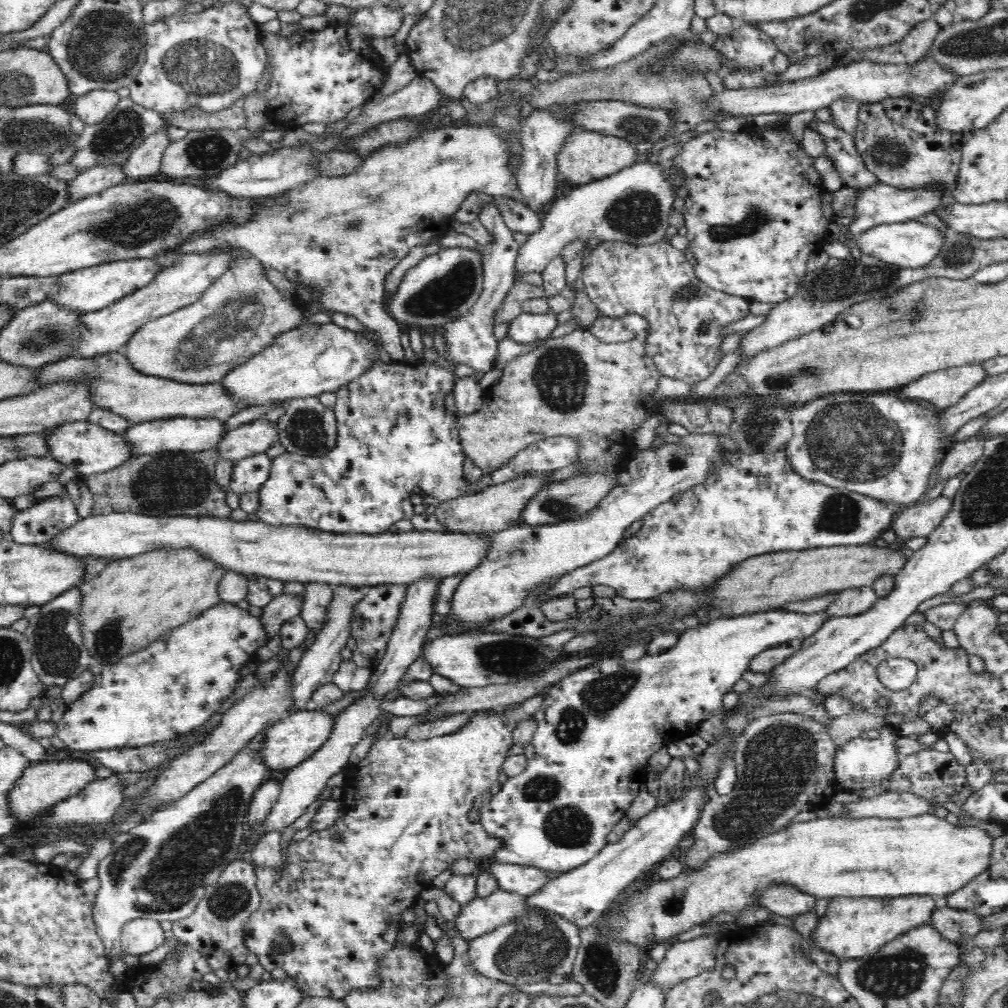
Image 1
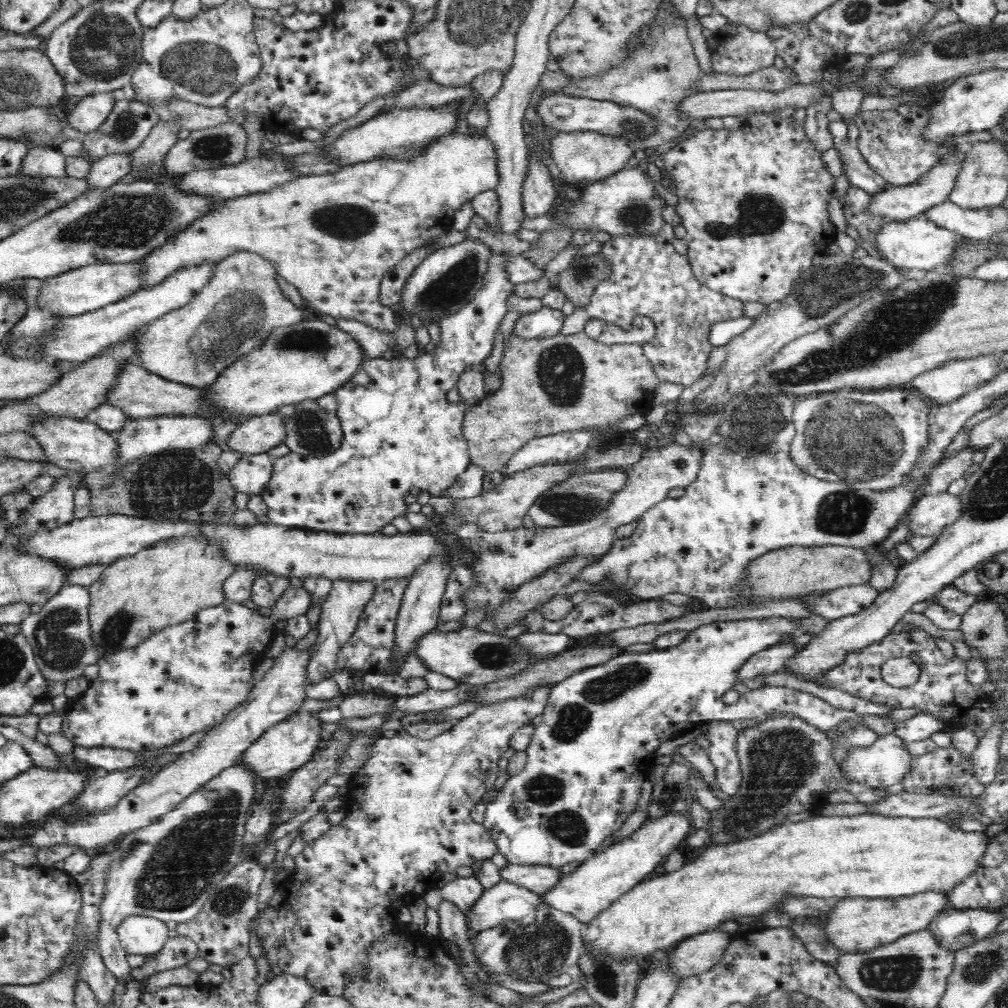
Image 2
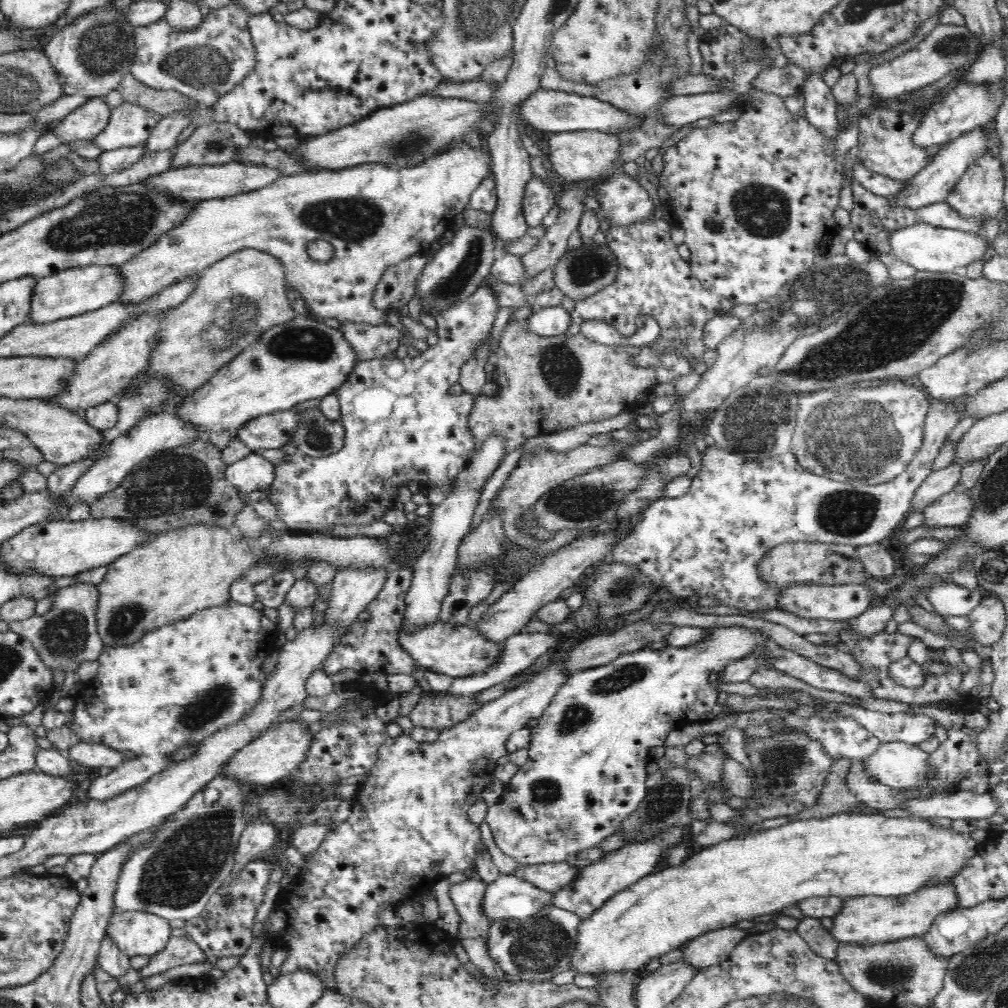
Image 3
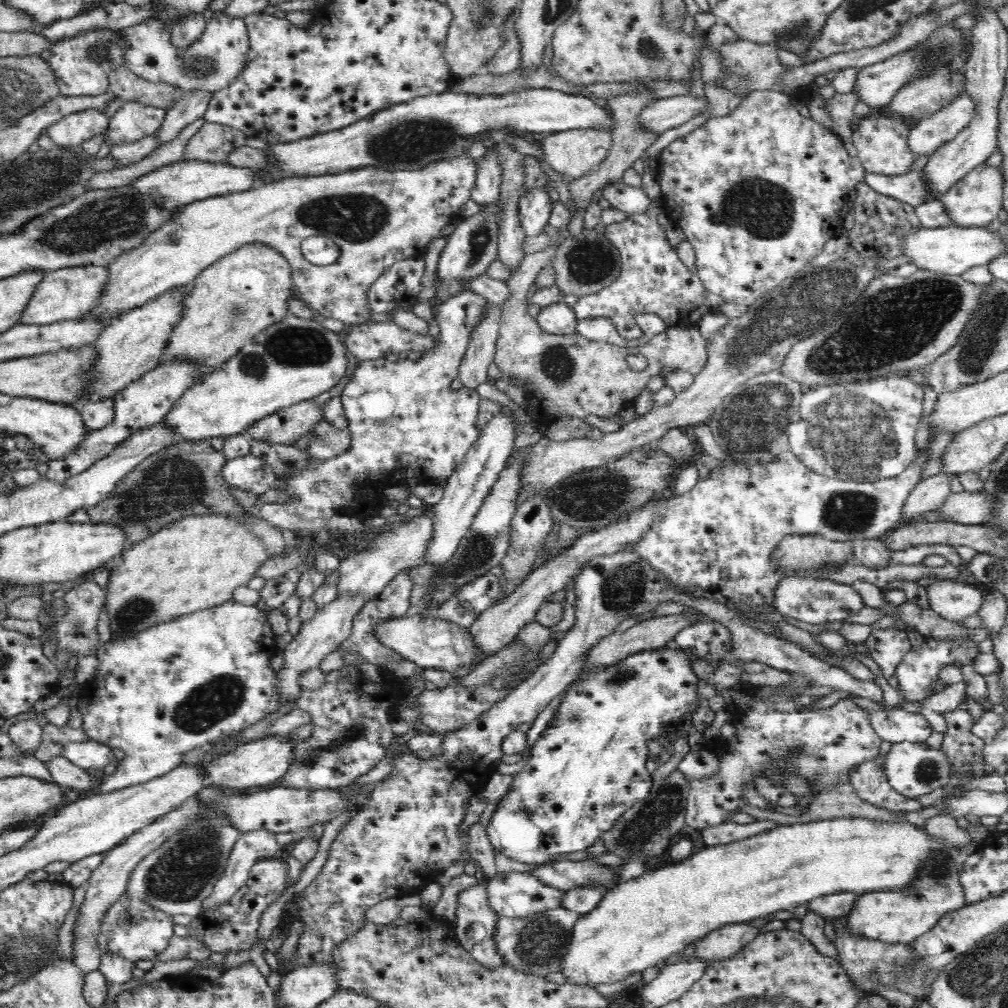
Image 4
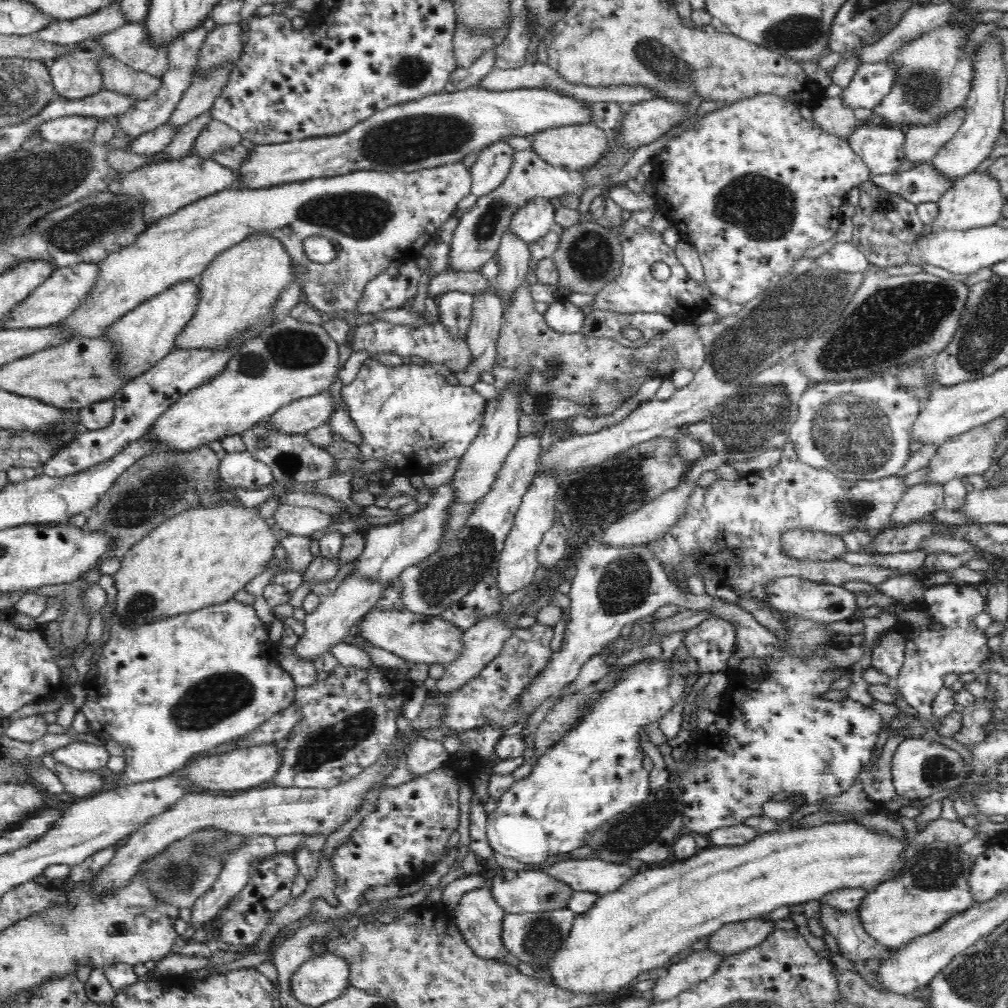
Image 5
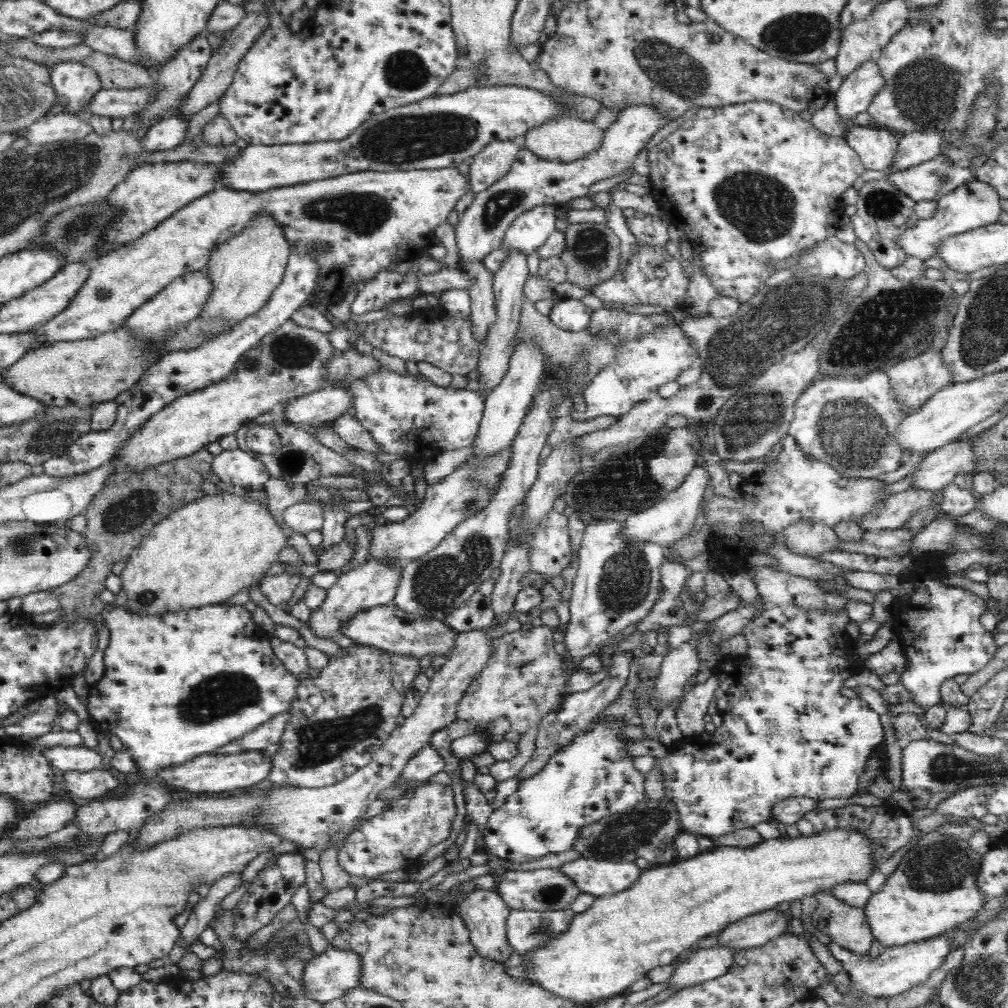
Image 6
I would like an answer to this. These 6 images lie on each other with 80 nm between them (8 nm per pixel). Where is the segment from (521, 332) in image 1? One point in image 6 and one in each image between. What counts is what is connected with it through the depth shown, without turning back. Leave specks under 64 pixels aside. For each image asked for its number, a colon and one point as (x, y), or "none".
2: (546, 322)
3: (550, 321)
4: (558, 319)
5: (562, 316)
6: (571, 315)

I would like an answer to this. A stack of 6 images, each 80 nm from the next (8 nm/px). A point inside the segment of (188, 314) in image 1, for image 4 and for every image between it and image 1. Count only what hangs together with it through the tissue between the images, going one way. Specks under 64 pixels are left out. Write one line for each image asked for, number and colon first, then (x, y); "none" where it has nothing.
2: (241, 305)
3: (238, 298)
4: (229, 303)

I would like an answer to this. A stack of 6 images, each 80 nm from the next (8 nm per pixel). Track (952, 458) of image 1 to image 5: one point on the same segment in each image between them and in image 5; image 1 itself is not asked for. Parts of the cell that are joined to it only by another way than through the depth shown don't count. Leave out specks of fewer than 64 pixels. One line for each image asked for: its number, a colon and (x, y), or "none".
2: (950, 468)
3: (939, 482)
4: (929, 493)
5: (919, 501)

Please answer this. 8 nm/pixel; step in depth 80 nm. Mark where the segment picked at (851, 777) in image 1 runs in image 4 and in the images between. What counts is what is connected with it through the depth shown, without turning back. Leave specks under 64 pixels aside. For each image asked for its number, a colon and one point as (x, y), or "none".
2: (885, 762)
3: (901, 765)
4: (912, 769)

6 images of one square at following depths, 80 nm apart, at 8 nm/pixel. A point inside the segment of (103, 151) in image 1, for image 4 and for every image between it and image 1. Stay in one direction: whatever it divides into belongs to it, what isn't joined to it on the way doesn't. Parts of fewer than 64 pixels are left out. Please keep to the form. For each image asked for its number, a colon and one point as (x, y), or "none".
2: (129, 124)
3: (130, 125)
4: (132, 122)

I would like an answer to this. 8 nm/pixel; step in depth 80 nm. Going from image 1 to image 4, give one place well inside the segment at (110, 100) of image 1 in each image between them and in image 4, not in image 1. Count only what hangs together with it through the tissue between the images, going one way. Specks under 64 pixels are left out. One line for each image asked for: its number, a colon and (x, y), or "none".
2: (92, 111)
3: (84, 123)
4: (78, 127)

